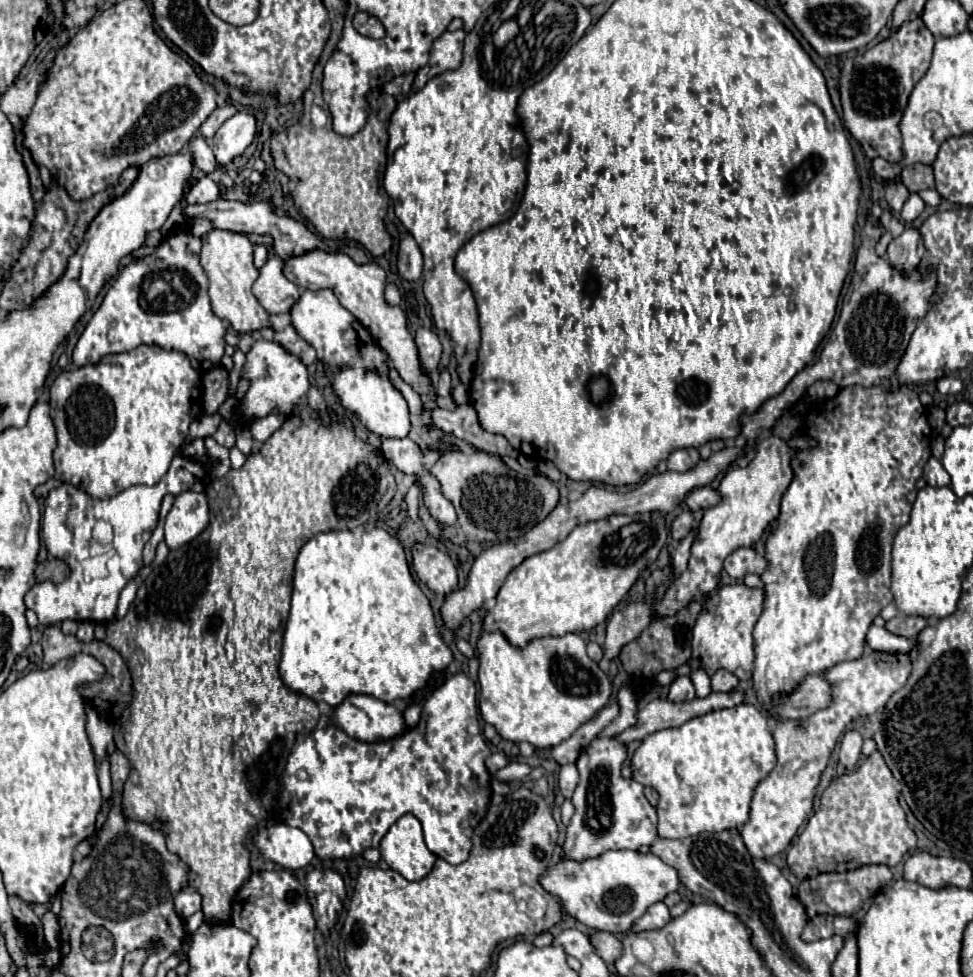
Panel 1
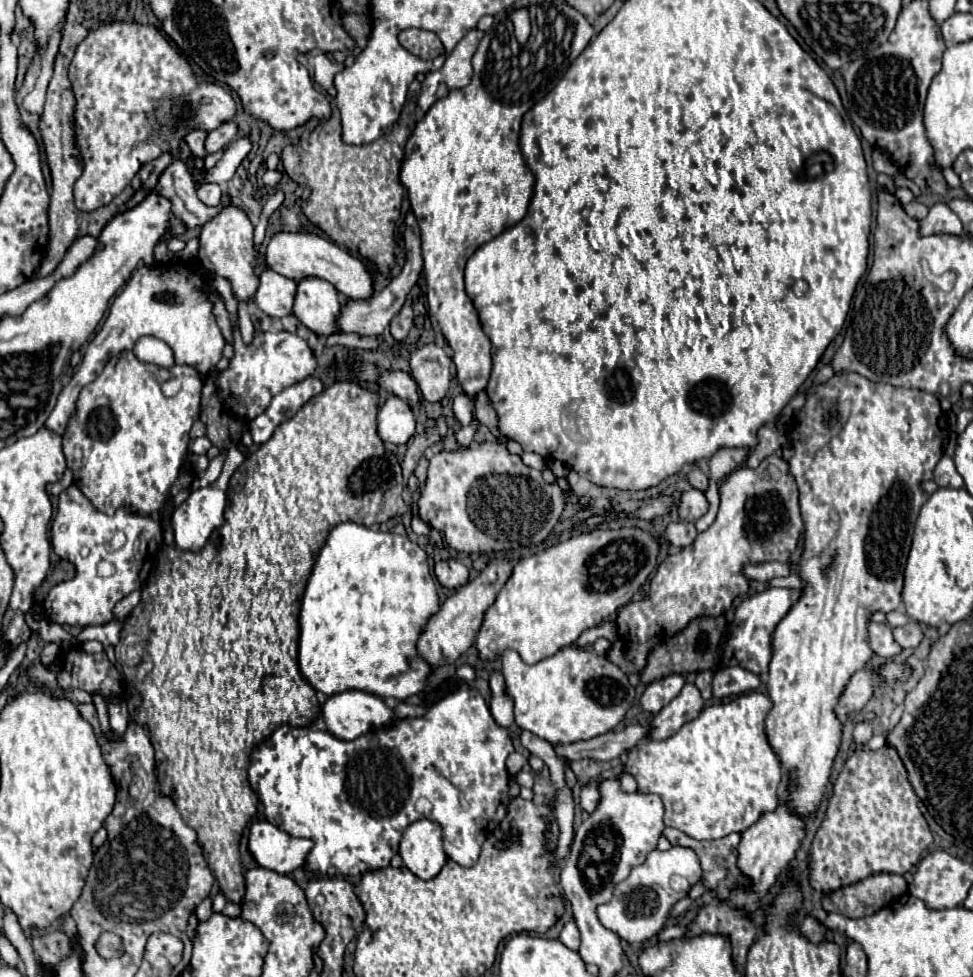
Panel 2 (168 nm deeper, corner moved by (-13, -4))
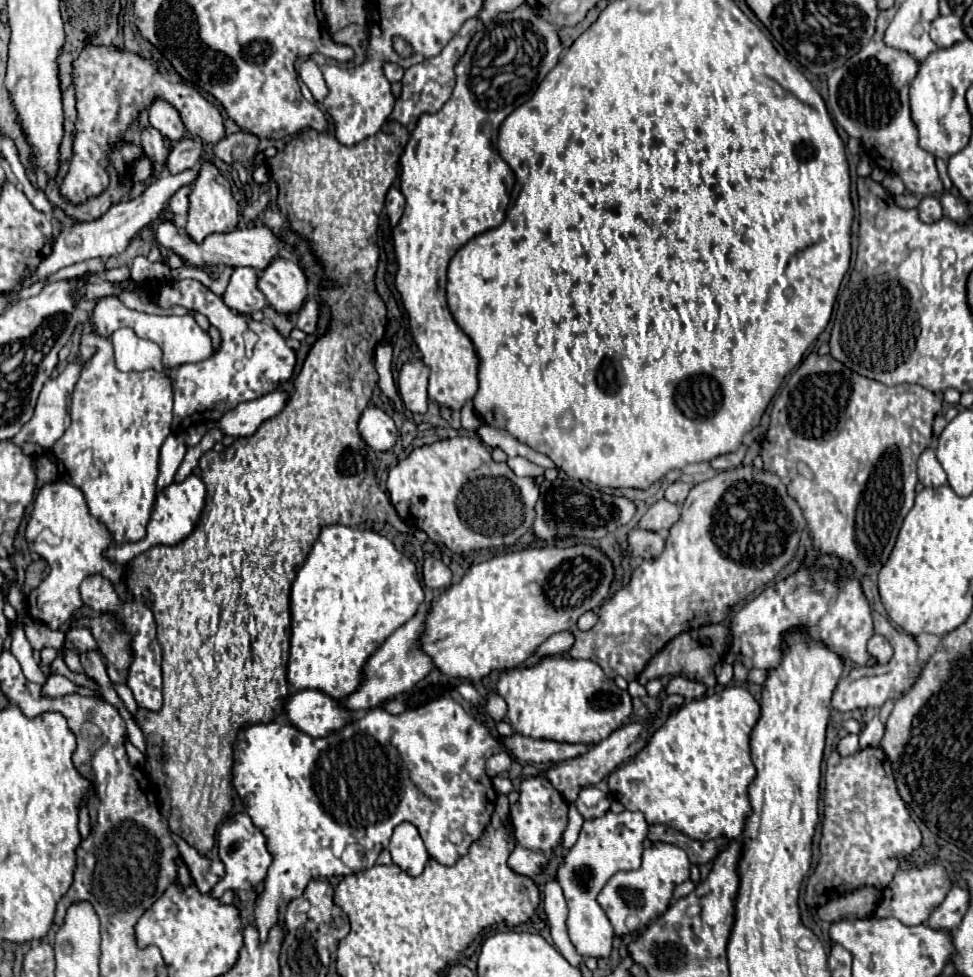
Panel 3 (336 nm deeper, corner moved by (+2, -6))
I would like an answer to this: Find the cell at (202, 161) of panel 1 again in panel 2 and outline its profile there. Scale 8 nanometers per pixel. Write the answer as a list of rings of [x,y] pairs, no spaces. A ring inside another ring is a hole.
[[[195,130],[195,132],[189,132],[189,134],[185,136],[185,142],[187,142],[189,150],[191,150],[195,156],[199,156],[199,158],[205,158],[205,156],[207,156],[205,146],[203,146],[205,136],[207,136],[207,132],[203,132],[203,130]]]

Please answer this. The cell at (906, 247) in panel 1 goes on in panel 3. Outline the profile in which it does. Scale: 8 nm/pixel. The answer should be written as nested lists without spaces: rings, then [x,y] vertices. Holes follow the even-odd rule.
[[[926,196],[920,206],[918,206],[918,216],[922,222],[930,224],[930,222],[938,222],[942,218],[942,206],[940,200],[934,196]]]

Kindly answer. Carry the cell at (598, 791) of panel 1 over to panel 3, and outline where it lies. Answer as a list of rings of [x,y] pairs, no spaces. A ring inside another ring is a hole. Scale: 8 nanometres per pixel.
[[[624,810],[620,814],[606,812],[600,818],[584,820],[578,842],[568,850],[564,860],[556,870],[556,880],[564,890],[568,904],[568,936],[576,952],[586,958],[608,958],[612,954],[612,926],[596,902],[596,896],[606,886],[606,882],[622,870],[640,868],[642,842],[648,834],[648,824],[642,812]]]

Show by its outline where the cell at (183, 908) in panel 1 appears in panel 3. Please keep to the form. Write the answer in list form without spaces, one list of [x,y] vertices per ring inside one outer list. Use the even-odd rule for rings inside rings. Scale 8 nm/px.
[[[232,814],[224,820],[218,834],[218,856],[226,866],[226,876],[212,888],[212,898],[222,898],[226,890],[250,890],[258,886],[274,860],[266,848],[266,836],[252,824],[248,814]]]

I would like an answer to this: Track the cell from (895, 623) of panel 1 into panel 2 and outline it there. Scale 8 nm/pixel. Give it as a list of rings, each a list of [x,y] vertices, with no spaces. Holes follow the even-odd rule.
[[[909,622],[909,624],[901,626],[901,628],[895,628],[895,630],[893,630],[893,638],[895,638],[895,642],[897,642],[903,650],[913,650],[913,648],[917,648],[917,644],[921,642],[923,632],[921,632],[919,624]]]

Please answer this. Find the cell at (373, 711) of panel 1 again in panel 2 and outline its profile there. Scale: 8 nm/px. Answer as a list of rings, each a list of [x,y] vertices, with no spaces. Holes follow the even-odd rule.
[[[361,690],[329,696],[321,706],[321,716],[327,730],[341,740],[355,740],[367,730],[387,726],[395,720],[393,710],[379,696]]]

